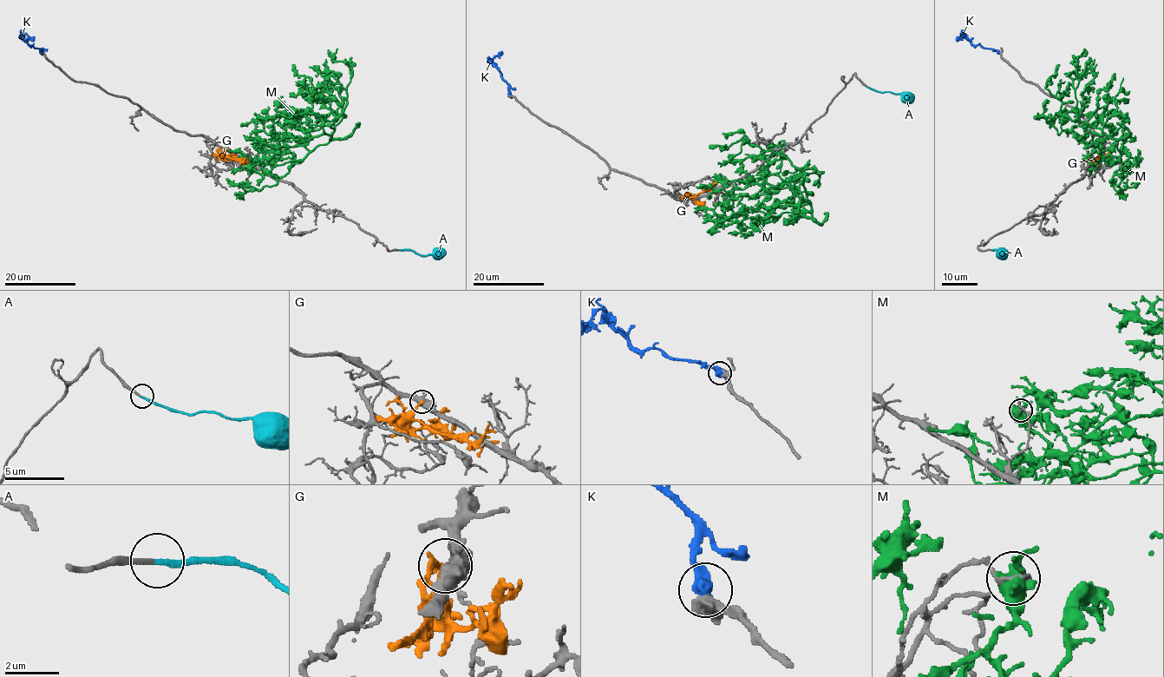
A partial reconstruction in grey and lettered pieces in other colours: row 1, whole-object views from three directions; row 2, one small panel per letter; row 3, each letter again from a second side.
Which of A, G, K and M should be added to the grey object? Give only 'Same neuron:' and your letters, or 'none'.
Same neuron: A, K

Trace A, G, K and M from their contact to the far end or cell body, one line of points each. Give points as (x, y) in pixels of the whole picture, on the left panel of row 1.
A: (399, 250), (410, 250), (426, 256), (440, 255), (444, 251)
G: (226, 149), (225, 154), (241, 161), (246, 155)
K: (41, 52), (22, 36), (25, 33), (34, 39)
M: (256, 145), (271, 157), (282, 147), (330, 134), (336, 120), (296, 114), (280, 117), (270, 134), (249, 136)

